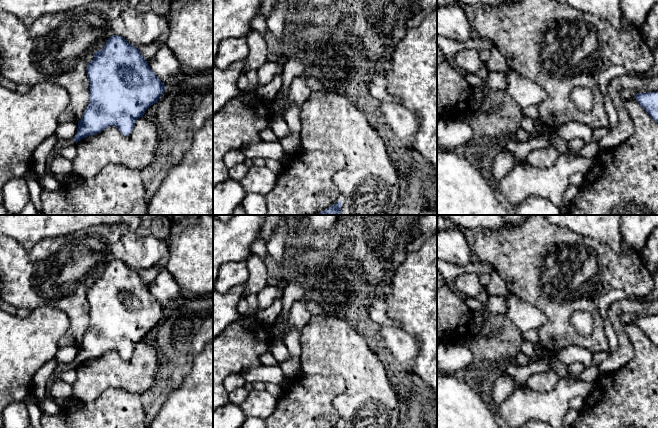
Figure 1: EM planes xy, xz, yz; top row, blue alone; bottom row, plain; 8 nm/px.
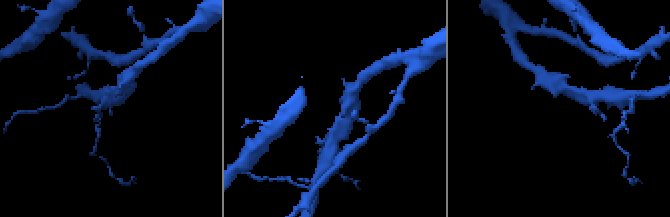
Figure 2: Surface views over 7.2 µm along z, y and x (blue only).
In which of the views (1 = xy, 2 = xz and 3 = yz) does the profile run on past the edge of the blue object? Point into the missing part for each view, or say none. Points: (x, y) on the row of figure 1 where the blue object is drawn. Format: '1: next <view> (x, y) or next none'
1: next xy (60, 144)
2: next none
3: next none

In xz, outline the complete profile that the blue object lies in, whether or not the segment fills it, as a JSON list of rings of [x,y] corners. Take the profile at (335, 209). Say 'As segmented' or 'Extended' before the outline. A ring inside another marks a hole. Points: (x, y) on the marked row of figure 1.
As segmented. [[[342,200],[333,204],[331,207],[314,215],[343,215],[342,209],[341,209],[341,203],[342,203]]]

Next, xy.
Extended. [[[111,36],[103,49],[96,51],[91,62],[87,63],[87,77],[90,81],[90,101],[81,120],[78,131],[72,140],[59,140],[51,151],[51,156],[59,155],[60,150],[74,146],[81,139],[96,135],[110,126],[117,127],[124,136],[128,136],[138,118],[157,103],[166,86],[150,69],[139,49],[129,44],[123,37]]]

